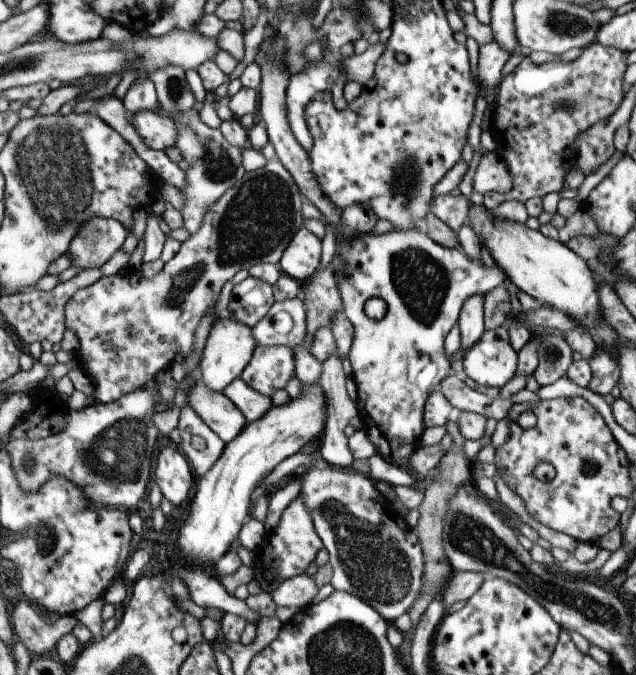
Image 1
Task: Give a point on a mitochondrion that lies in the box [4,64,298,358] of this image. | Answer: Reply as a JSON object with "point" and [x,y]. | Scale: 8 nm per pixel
{"point":[53,162]}

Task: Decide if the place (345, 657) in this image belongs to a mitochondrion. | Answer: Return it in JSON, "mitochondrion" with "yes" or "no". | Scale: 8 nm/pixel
{"mitochondrion":"yes"}

